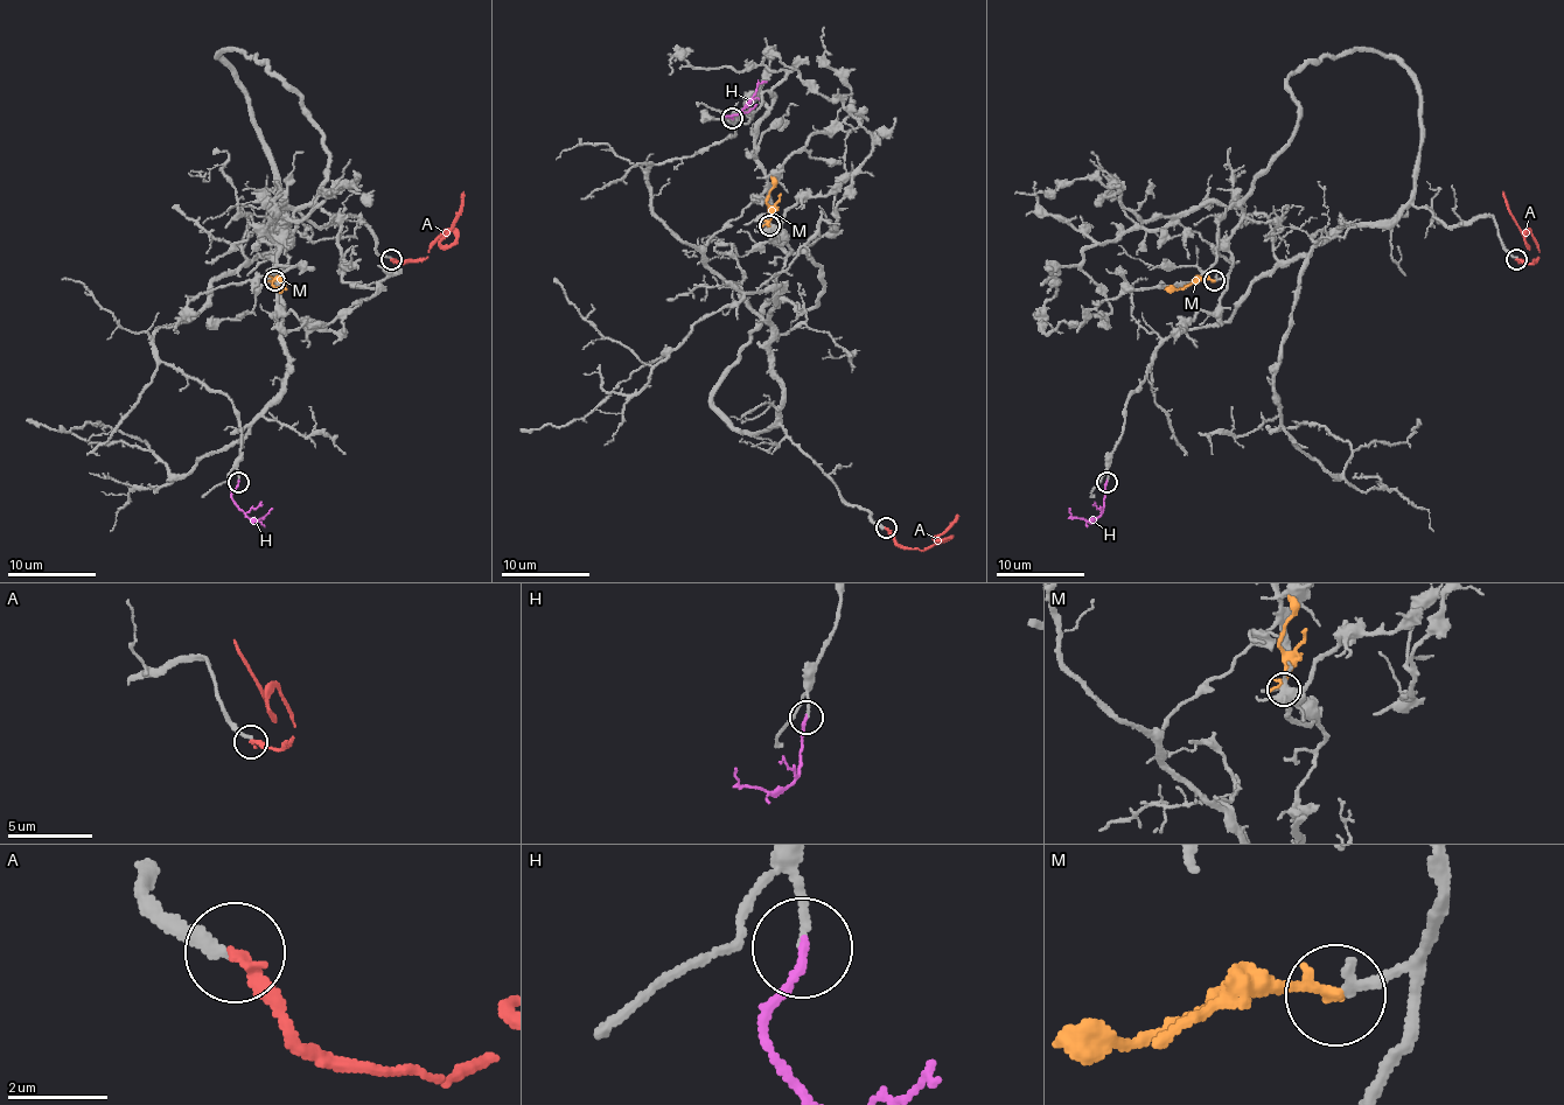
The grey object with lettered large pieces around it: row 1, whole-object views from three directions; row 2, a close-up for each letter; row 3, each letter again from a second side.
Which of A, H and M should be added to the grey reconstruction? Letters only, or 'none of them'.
H

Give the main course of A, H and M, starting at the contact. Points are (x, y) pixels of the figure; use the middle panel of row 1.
A: (885, 527), (899, 545), (922, 552), (949, 536), (934, 536), (958, 513)
H: (733, 119), (726, 117), (740, 110), (755, 88), (766, 82)
M: (768, 225), (770, 176)

